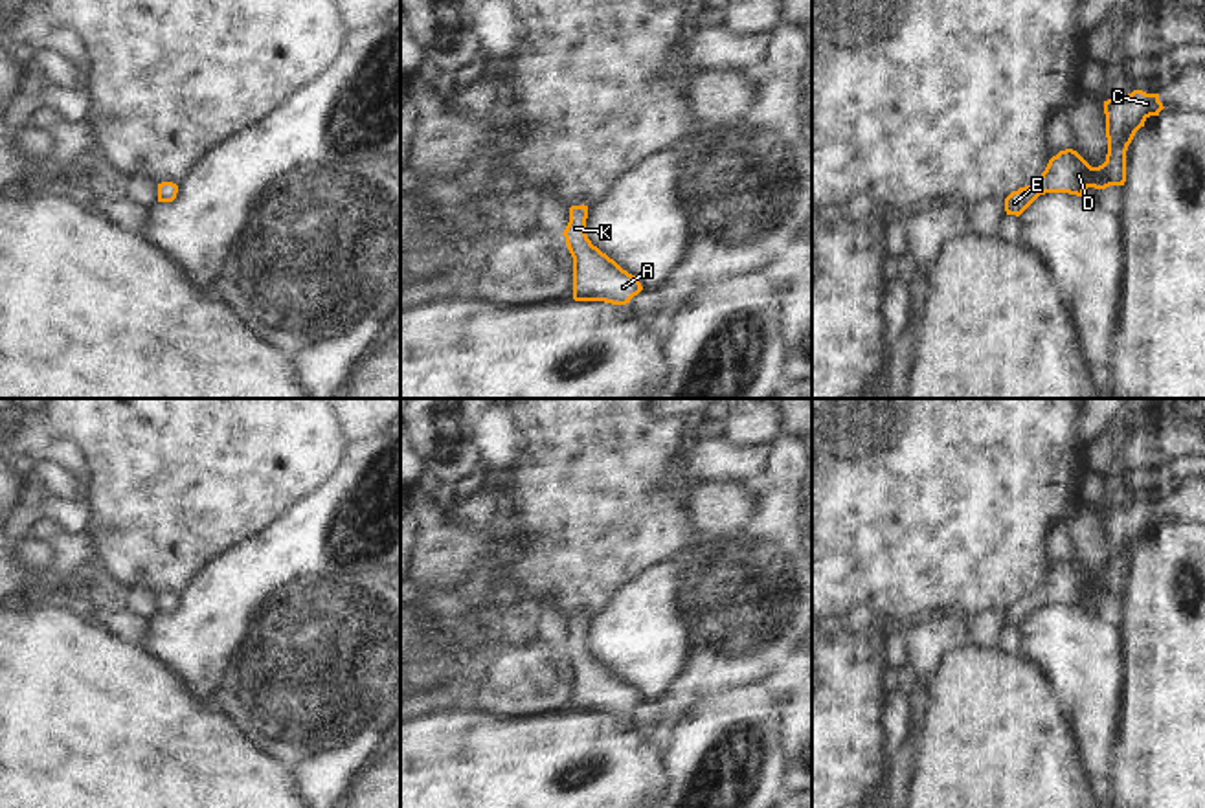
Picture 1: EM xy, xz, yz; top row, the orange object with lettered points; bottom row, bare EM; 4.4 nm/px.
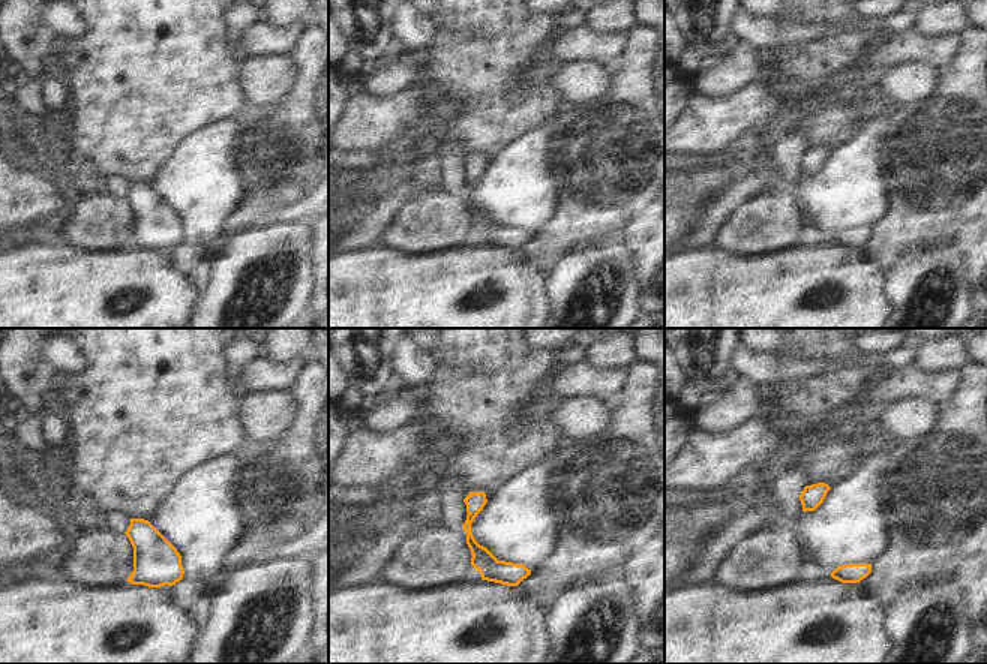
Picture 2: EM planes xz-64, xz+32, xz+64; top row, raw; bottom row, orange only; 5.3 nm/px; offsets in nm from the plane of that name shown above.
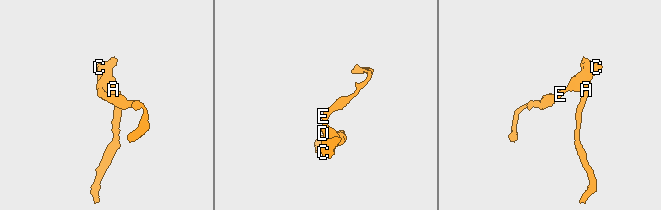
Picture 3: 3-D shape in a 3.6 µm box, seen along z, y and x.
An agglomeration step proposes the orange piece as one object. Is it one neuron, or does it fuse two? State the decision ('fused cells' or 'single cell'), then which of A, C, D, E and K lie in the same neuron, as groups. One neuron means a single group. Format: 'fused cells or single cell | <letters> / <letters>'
single cell | A C D E K

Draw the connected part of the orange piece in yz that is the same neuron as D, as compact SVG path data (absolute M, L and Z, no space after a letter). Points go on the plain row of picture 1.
M1133 501L1128 507L1104 512L1108 566L1106 573L1091 578L1076 562L1065 560L1053 567L1030 597L1012 602L1005 610L1007 626L1019 628L1040 606L1069 604L1084 608L1087 599L1106 600L1124 597L1126 562L1135 544L1144 538L1150 527L1163 522L1159 505Z

